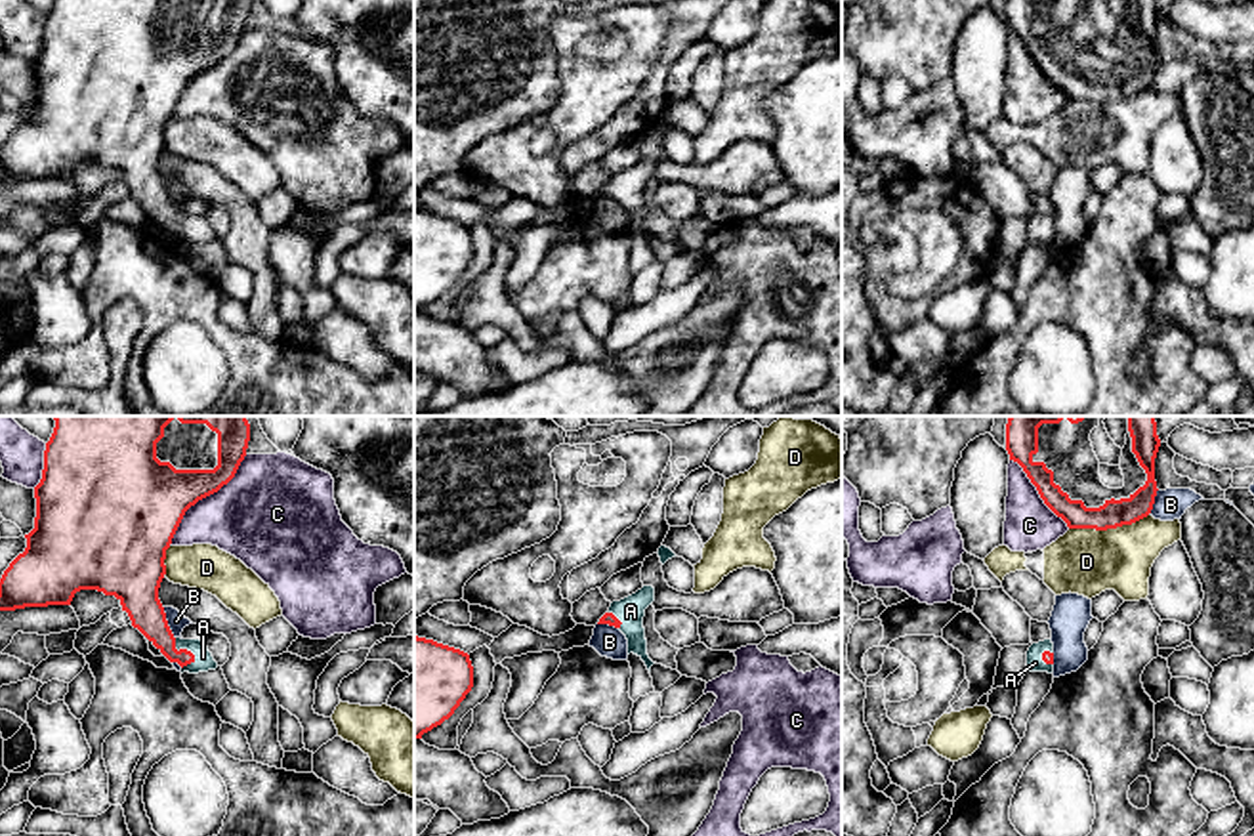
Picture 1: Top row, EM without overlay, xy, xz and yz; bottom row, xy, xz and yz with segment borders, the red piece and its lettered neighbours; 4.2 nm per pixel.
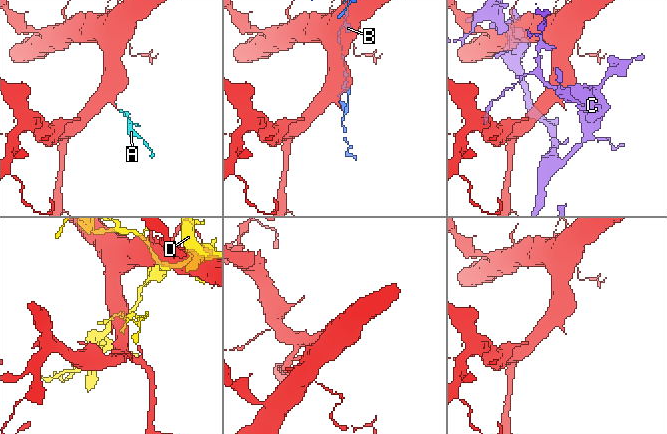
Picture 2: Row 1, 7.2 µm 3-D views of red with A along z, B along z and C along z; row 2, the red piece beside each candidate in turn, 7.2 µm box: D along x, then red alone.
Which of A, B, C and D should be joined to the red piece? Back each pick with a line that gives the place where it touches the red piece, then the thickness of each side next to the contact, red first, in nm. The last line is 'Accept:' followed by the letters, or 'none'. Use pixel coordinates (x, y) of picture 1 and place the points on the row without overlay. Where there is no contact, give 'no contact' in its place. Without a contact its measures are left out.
A: contact xy (186, 222); calibres 150 and 80 nm
Accept: A

